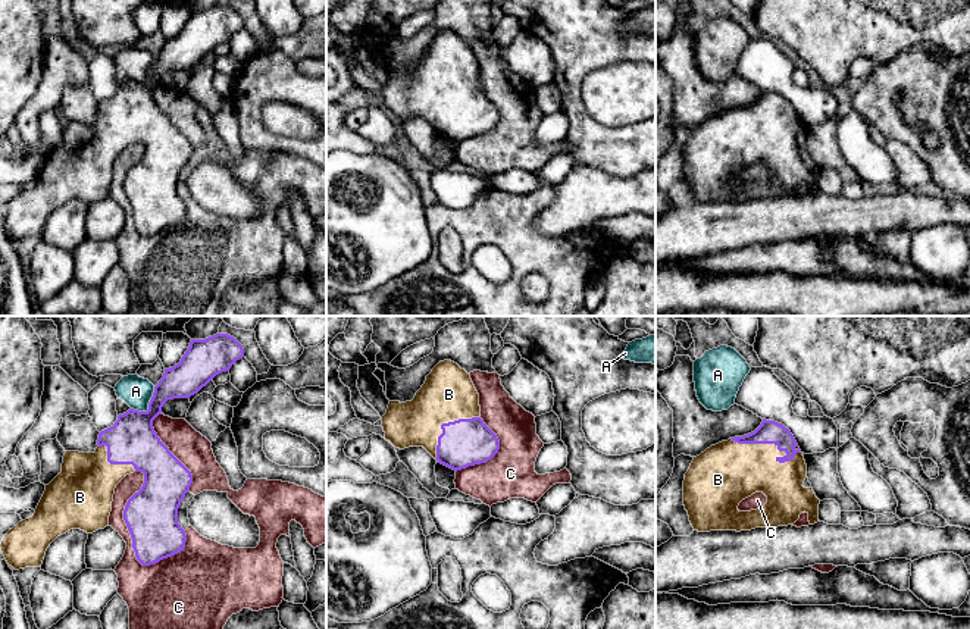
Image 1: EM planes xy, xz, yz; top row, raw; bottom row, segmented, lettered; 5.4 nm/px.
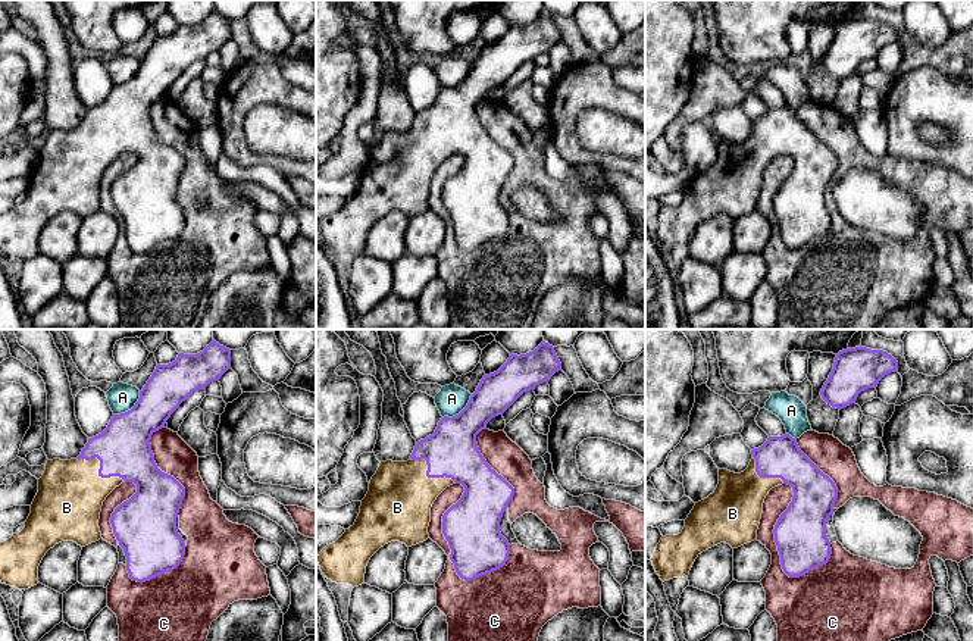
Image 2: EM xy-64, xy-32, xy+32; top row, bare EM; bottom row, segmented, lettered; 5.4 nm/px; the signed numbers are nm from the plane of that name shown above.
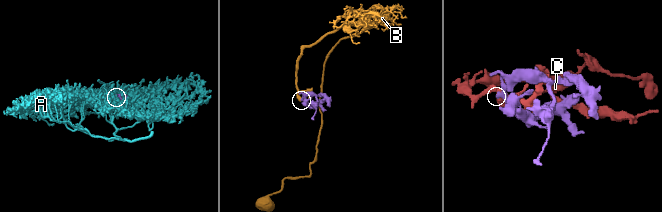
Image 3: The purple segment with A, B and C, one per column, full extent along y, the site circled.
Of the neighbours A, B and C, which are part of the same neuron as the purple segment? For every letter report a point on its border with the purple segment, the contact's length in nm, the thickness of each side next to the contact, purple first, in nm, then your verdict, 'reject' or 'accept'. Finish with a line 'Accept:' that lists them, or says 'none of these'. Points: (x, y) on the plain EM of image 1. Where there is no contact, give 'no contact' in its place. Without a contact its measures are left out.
A: contact xy (149, 77); length 180 nm; calibres 260 and 170 nm; reject
B: contact yz (773, 113); length 400 nm; calibres 130 and 300 nm; accept
C: contact xy (124, 190); length 550 nm; calibres 280 and 110 nm; reject
Accept: B

